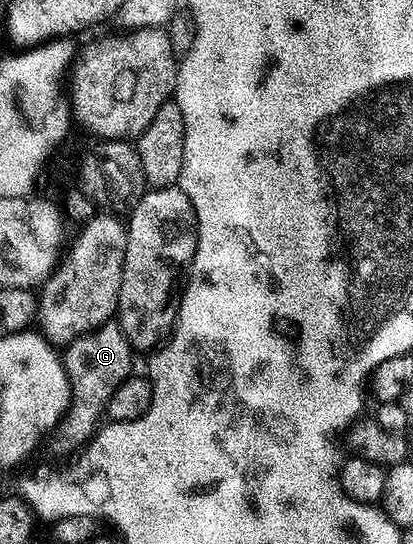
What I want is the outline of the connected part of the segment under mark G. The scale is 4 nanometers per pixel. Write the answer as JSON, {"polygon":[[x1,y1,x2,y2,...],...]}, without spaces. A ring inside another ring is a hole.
{"polygon":[[115,322,102,324,99,328,78,336,76,340,62,349,63,368,71,384,71,403,61,422,61,427,54,433,57,451,74,453,91,439,104,415,113,390,121,386,126,376,132,375,131,356,133,357,131,343]]}

